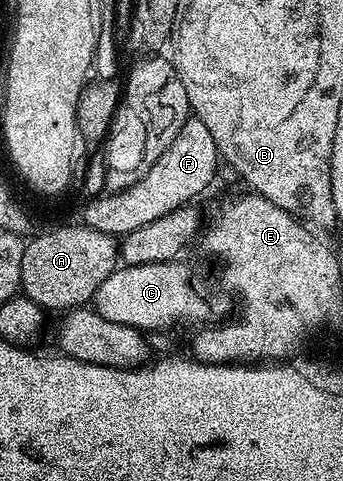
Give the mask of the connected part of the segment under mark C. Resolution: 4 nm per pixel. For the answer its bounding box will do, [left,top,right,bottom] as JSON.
[92,261,209,332]

